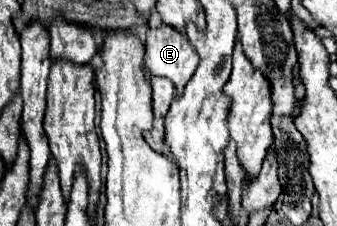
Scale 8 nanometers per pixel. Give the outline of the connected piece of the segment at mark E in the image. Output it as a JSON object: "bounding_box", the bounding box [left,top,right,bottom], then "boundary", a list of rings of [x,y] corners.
{"bounding_box":[145,26,197,98],"boundary":[[[159,26],[159,28],[149,28],[147,30],[147,42],[145,42],[145,68],[149,70],[151,76],[165,76],[173,82],[175,86],[175,98],[183,94],[185,84],[193,76],[197,68],[197,54],[193,46],[189,44],[185,34],[175,34],[169,26]]]}

